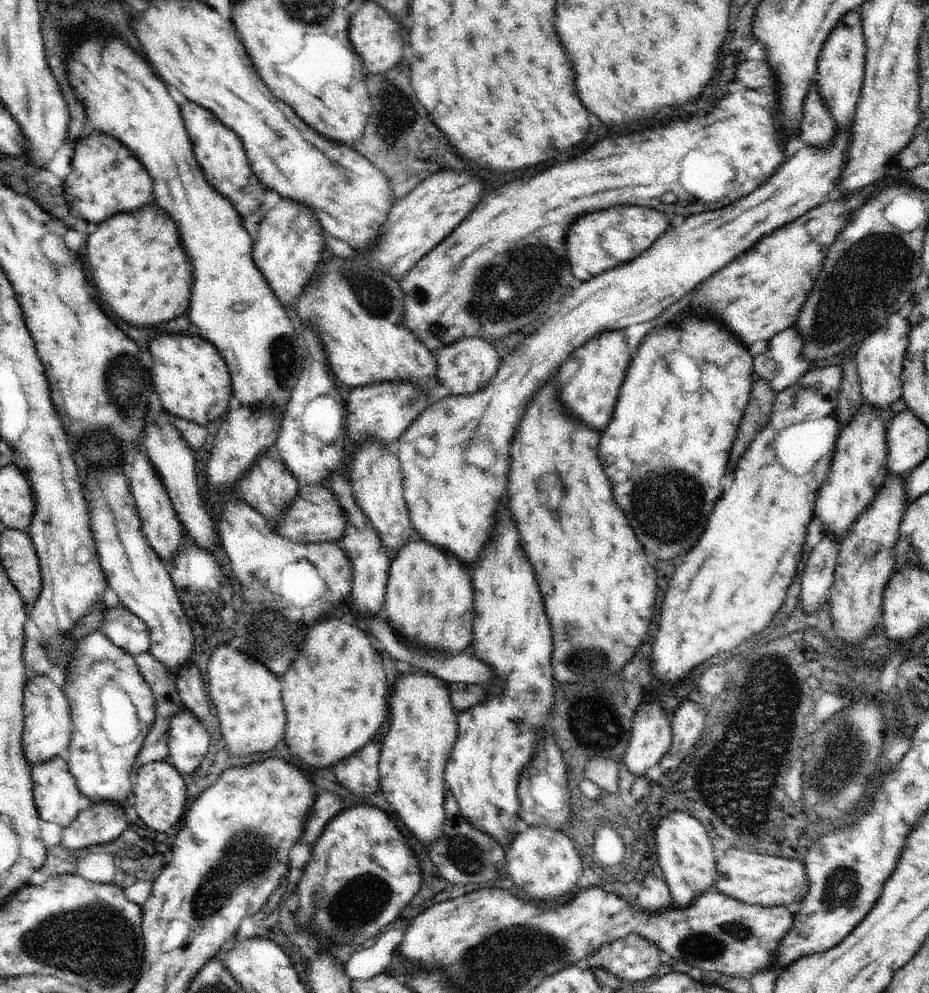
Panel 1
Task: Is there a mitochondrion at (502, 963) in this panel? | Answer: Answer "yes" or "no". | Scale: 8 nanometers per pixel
yes

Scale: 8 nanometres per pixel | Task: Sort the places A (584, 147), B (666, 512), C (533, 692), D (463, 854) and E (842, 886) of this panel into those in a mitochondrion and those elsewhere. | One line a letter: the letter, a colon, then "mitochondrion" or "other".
A: other
B: mitochondrion
C: mitochondrion
D: mitochondrion
E: mitochondrion

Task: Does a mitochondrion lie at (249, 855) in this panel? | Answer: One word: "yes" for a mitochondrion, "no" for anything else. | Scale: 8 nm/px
yes

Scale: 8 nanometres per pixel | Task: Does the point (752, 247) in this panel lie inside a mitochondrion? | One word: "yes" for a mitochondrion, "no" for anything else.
no

